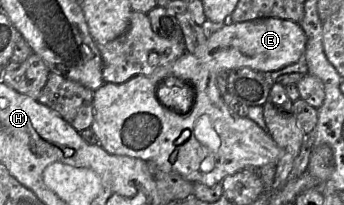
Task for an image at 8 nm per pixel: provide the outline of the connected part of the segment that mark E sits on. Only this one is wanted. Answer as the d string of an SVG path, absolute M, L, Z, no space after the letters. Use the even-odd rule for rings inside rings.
M269 17L224 25L207 38L202 55L185 52L151 75L137 75L121 84L105 82L93 92L94 116L90 129L99 139L103 149L110 154L139 158L163 172L176 173L192 183L203 183L210 187L240 170L257 170L268 164L276 164L281 153L278 145L268 131L263 130L256 122L230 111L218 91L216 76L221 71L236 68L251 68L259 72L279 70L301 59L305 46L304 30L297 22L291 20ZM170 77L187 81L194 90L193 104L187 112L182 112L183 109L175 97L161 91L167 83L166 79Z

